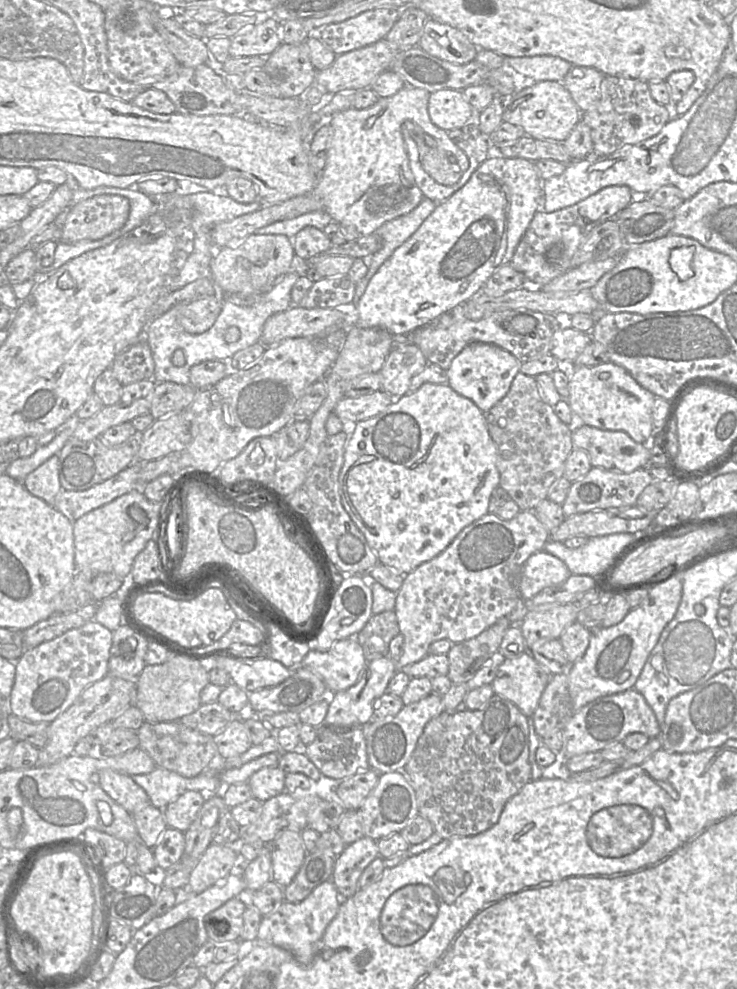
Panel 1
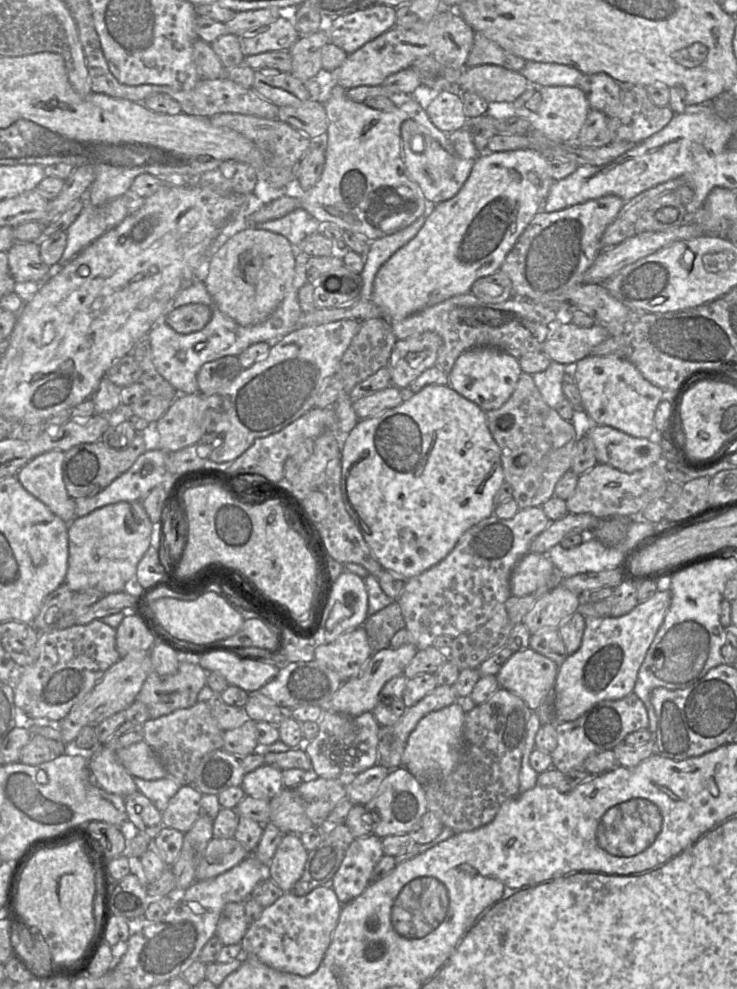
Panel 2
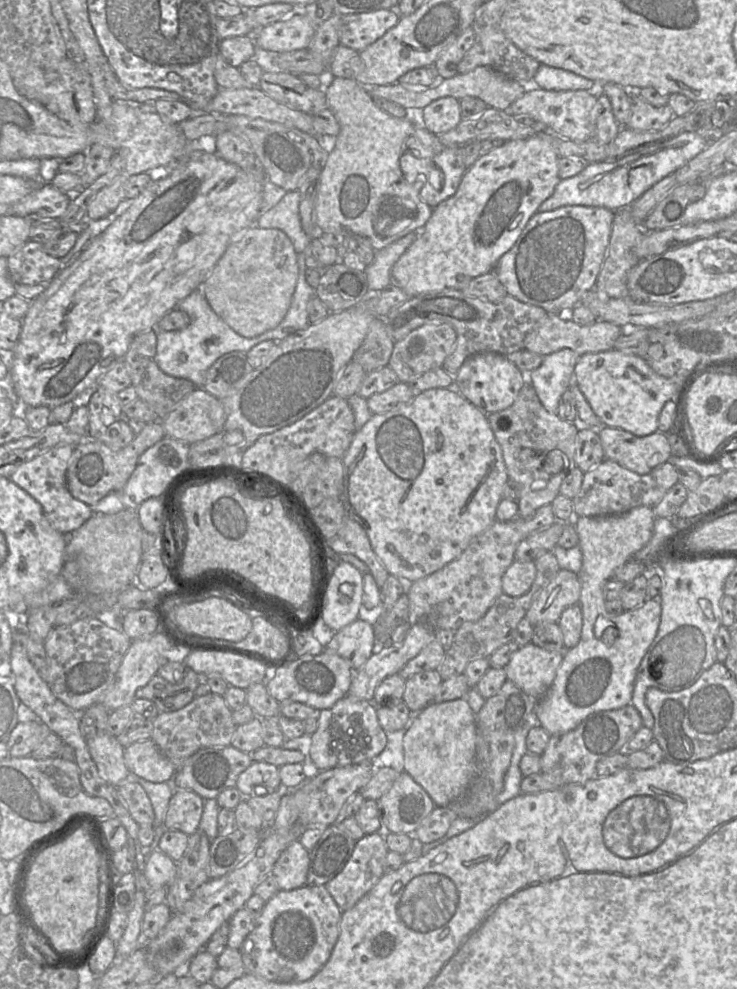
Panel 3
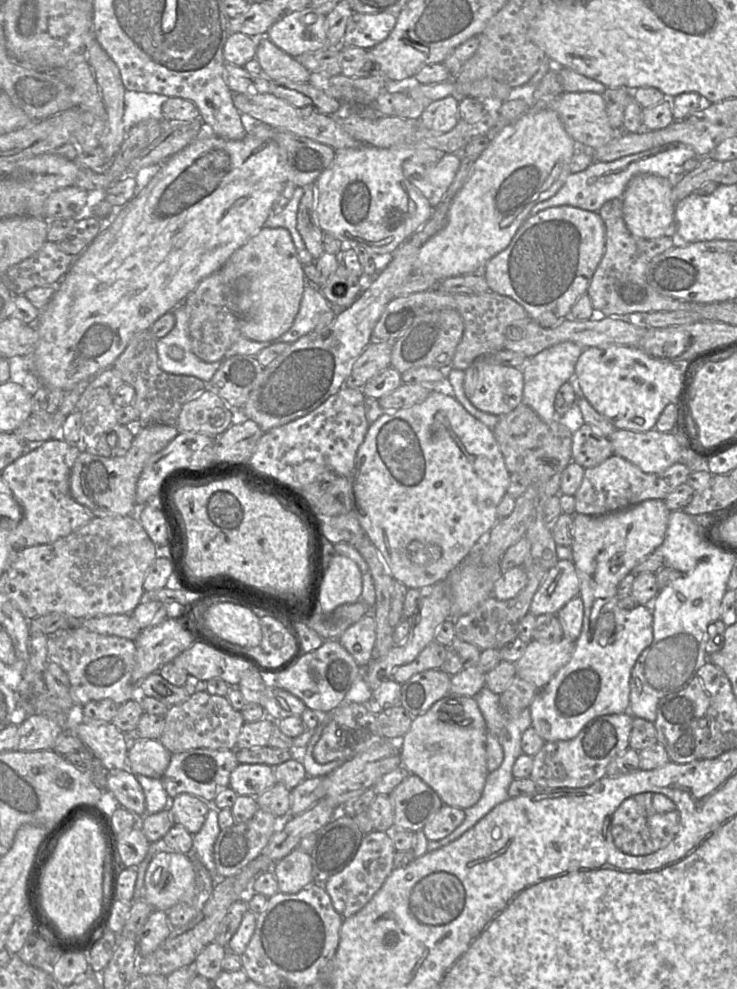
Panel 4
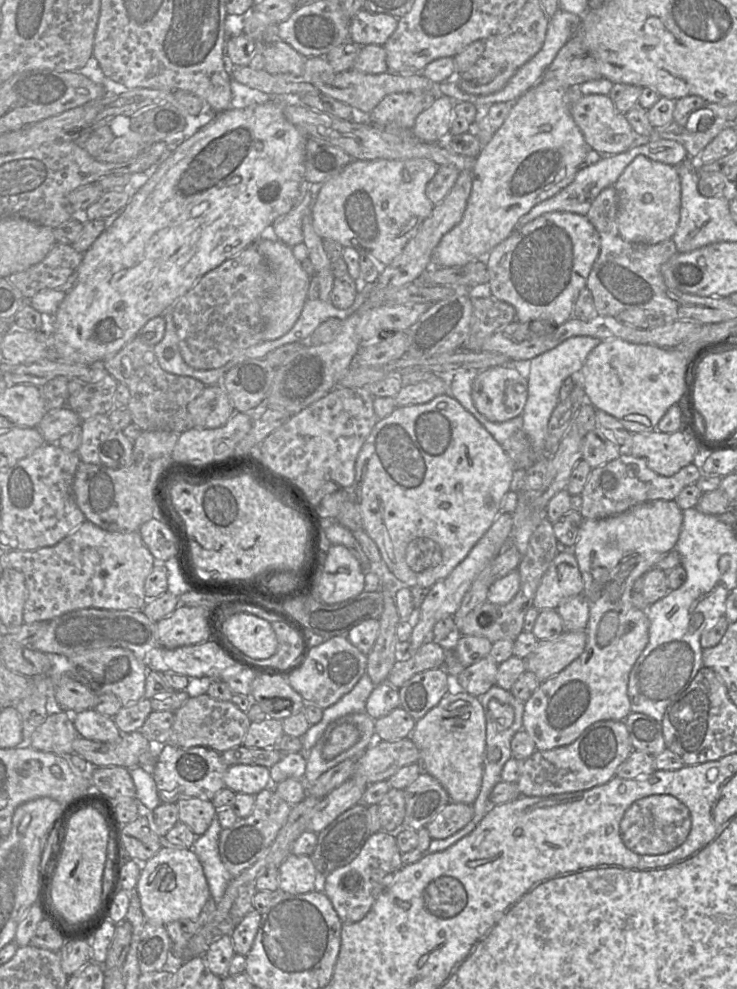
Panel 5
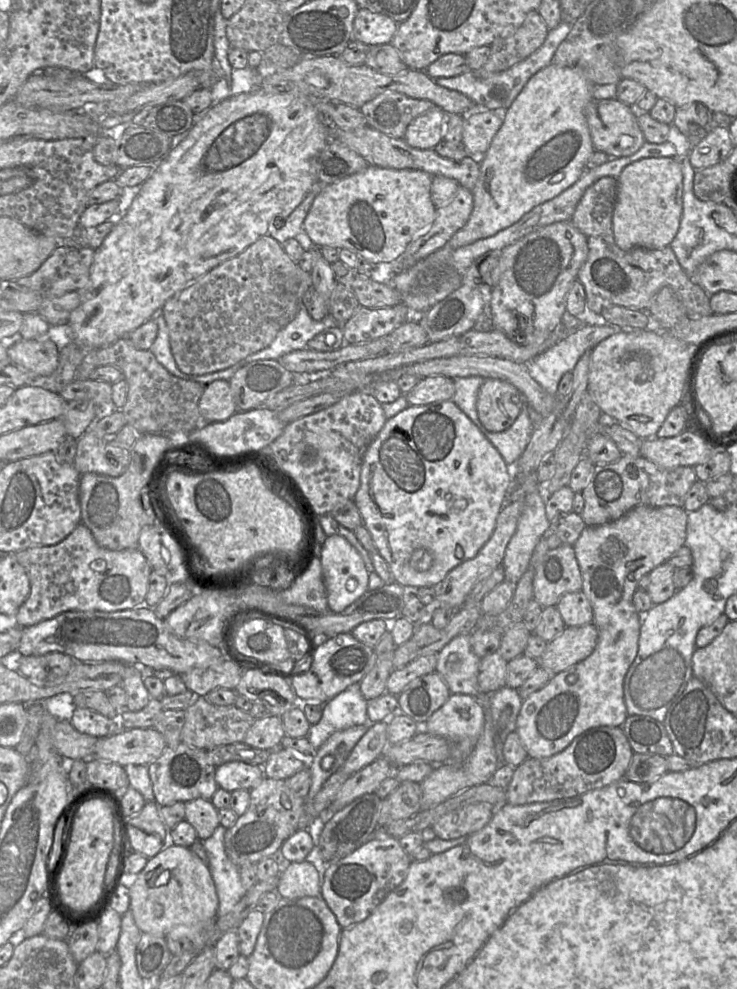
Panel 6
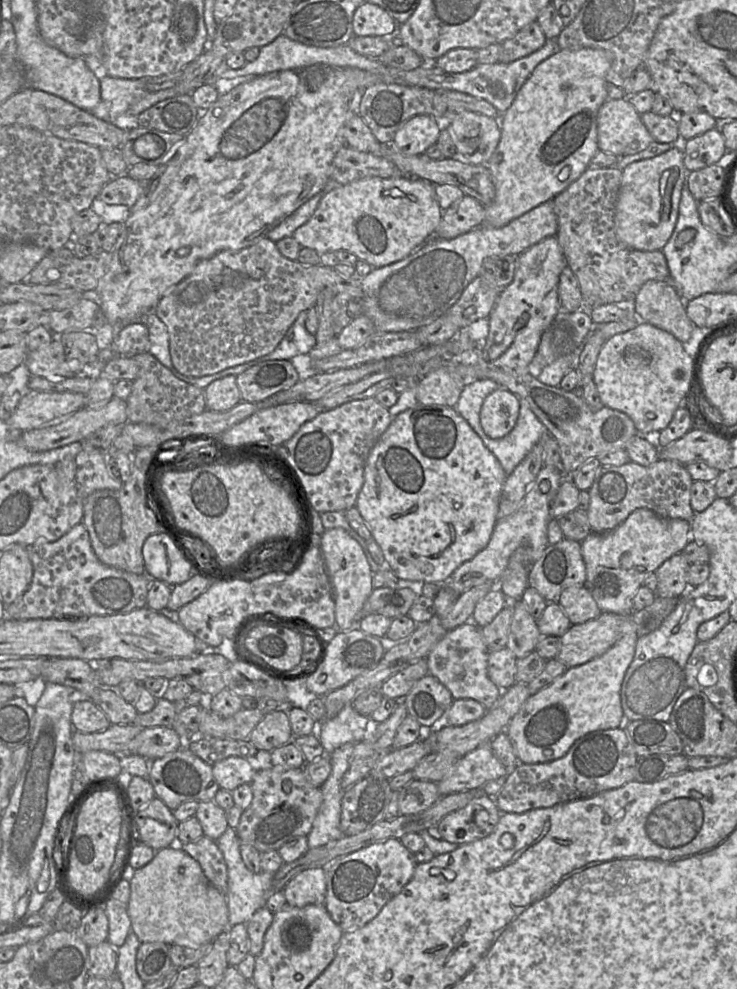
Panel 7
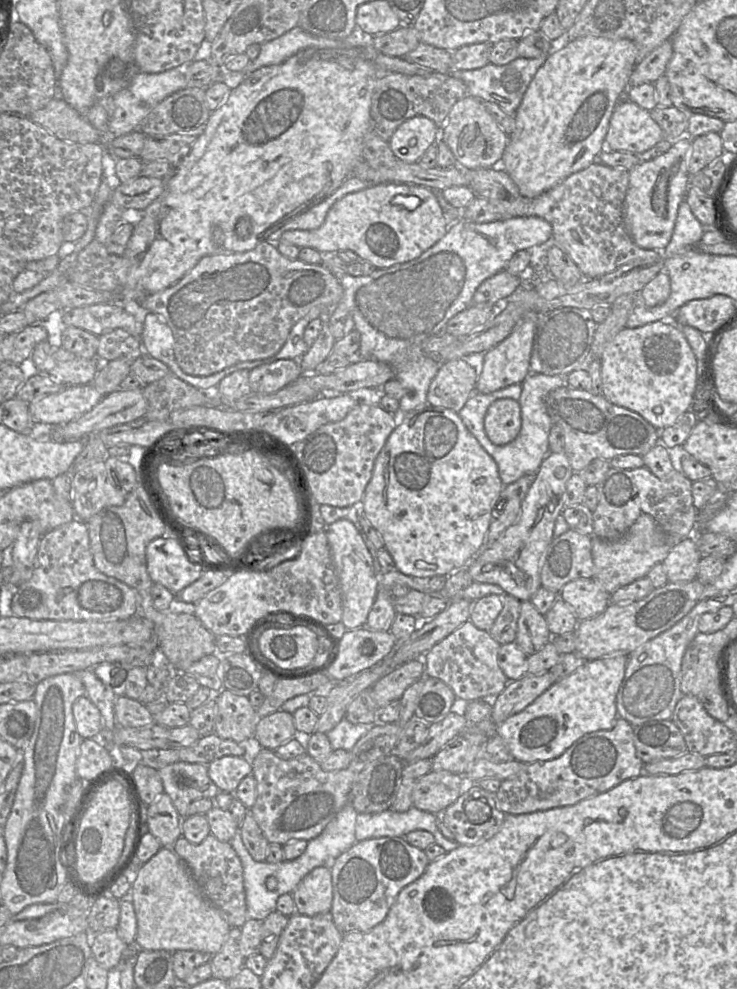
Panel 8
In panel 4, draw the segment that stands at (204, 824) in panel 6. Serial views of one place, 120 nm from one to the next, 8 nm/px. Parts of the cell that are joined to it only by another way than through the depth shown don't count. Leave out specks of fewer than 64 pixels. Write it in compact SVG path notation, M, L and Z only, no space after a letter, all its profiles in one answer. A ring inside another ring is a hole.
M181 793L170 800L166 809L169 809L174 825L181 825L194 835L205 822L210 803L195 795Z

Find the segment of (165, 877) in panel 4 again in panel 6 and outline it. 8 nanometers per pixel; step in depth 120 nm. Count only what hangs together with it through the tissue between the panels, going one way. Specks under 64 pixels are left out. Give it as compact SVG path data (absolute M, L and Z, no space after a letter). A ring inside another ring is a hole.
M169 843L157 855L148 859L146 866L129 879L130 911L142 933L166 936L179 925L194 925L217 918L219 899L207 863L190 848Z

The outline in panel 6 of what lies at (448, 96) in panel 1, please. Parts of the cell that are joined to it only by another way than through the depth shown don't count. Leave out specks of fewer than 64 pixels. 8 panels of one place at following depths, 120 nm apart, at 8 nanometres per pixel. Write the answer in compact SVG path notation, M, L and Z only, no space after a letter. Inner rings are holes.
M433 107L408 125L403 139L413 148L434 149L443 140L447 116L440 108Z

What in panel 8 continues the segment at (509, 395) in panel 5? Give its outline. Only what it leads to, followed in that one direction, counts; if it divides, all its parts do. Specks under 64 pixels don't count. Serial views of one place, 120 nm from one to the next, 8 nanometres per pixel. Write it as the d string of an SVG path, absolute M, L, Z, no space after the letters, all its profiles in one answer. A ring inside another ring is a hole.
M502 398L488 407L484 419L484 430L493 444L501 446L517 437L521 424L519 402L511 398Z

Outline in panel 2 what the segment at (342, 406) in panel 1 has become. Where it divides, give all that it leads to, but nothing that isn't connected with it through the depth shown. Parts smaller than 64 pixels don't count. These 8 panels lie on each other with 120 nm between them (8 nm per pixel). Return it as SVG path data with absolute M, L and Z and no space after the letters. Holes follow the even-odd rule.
M390 385L370 396L353 401L353 409L359 420L362 420L396 408L404 400L405 392Z

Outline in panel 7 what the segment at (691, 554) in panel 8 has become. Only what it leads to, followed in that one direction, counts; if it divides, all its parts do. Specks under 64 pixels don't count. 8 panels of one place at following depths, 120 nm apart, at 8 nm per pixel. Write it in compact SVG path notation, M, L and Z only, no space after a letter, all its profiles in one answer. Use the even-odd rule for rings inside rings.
M682 553L667 559L657 570L656 595L665 598L680 598L688 590L687 573L690 563Z

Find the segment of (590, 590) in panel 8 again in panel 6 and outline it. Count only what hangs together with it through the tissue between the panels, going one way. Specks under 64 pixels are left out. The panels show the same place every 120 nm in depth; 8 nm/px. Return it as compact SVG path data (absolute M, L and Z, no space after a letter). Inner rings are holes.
M582 590L564 594L556 607L567 627L593 623L594 616L591 603Z

